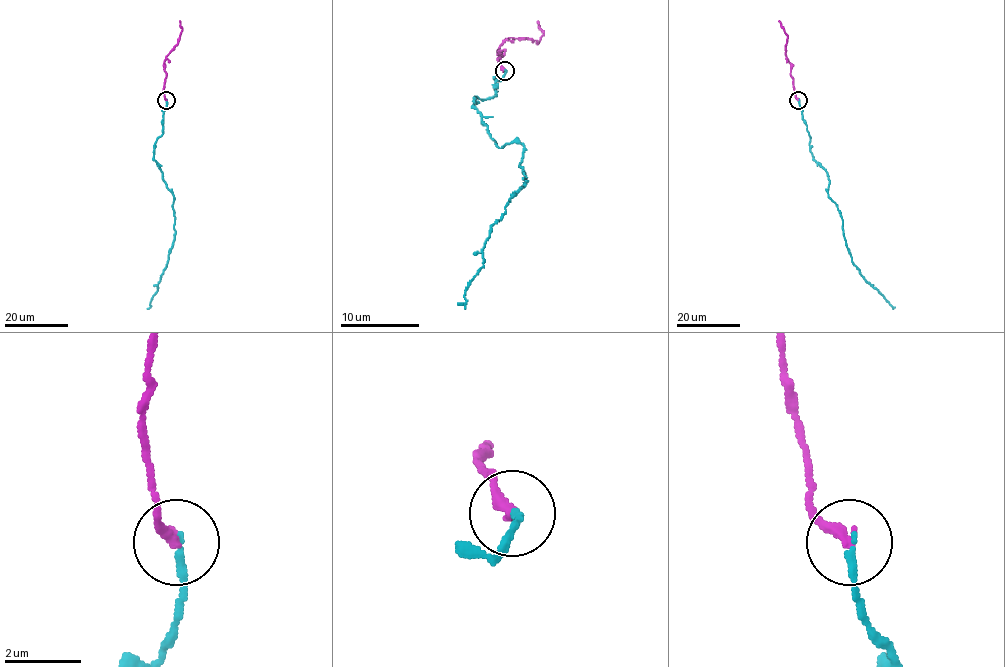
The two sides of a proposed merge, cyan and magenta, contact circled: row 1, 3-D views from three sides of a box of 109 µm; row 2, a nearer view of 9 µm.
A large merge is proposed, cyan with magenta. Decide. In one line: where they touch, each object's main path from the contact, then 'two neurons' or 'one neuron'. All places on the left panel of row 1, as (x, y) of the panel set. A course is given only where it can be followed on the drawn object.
place (166, 100); course cyan (166, 100), (162, 134), (154, 145), (154, 159), (173, 196), (175, 236), (158, 290), (147, 309); course magenta (166, 100), (163, 63), (179, 39), (182, 31), (180, 20); one neuron

